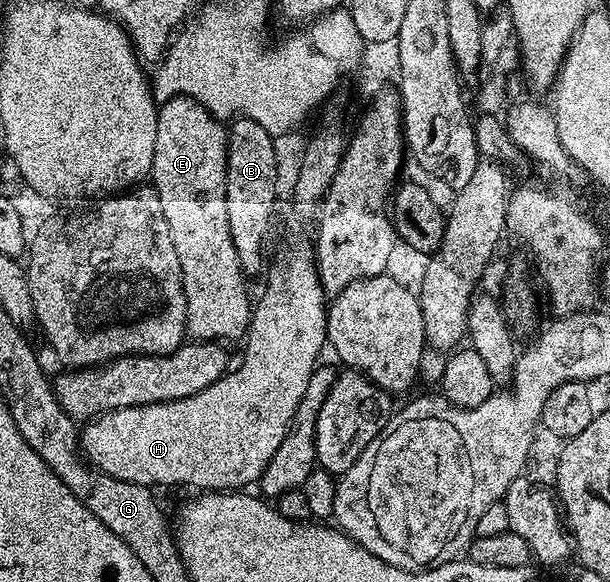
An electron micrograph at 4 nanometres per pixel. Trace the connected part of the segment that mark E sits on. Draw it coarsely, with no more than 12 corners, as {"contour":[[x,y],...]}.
{"contour":[[158,107],[149,178],[181,264],[187,334],[242,339],[253,302],[229,236],[227,132]]}

